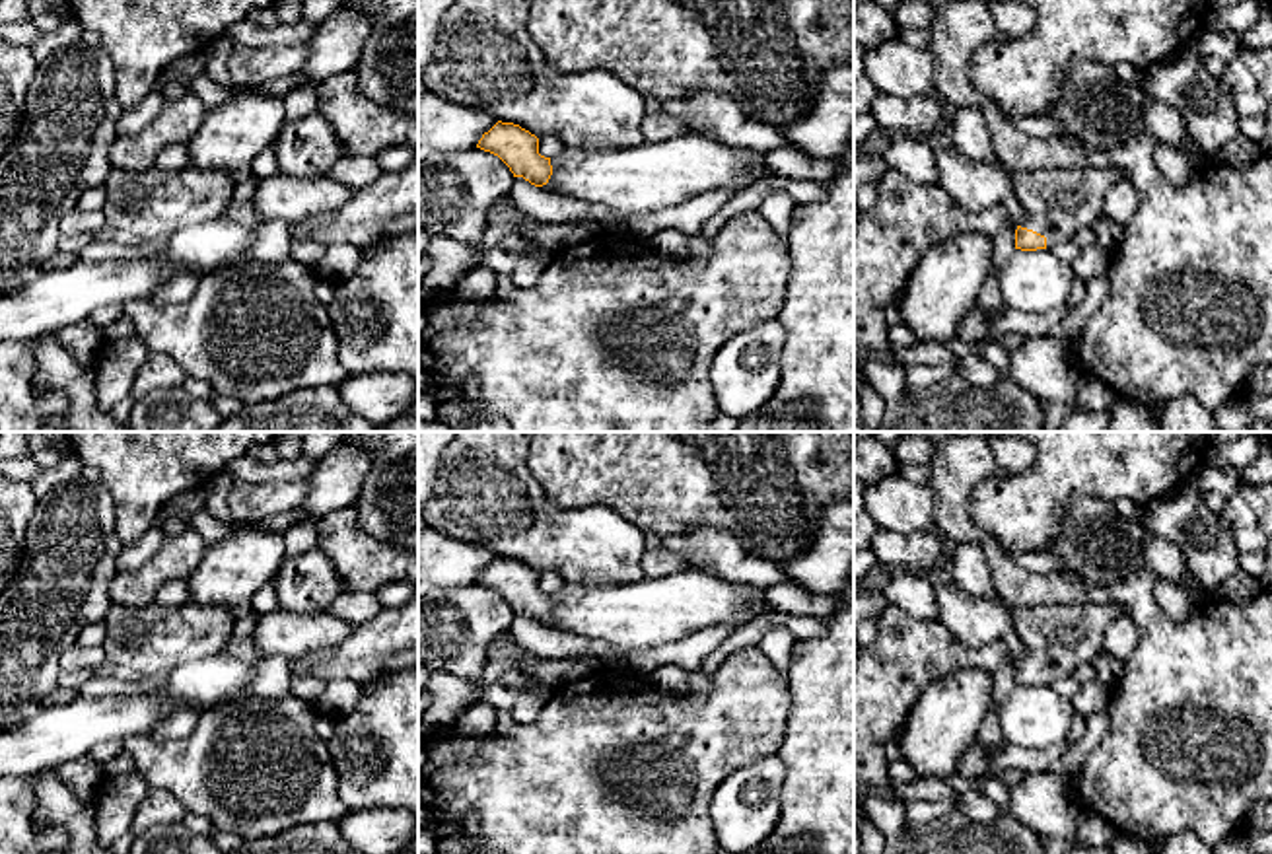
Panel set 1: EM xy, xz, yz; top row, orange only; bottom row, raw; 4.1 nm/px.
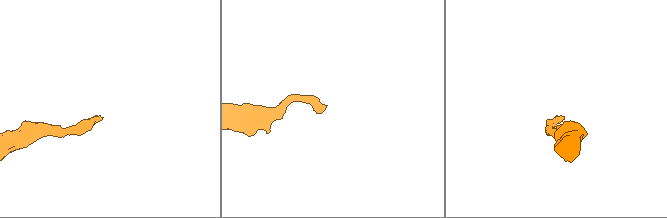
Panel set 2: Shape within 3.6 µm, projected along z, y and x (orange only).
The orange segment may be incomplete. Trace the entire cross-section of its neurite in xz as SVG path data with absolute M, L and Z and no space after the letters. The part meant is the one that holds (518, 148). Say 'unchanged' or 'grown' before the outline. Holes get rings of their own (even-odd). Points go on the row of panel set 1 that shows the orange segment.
unchanged; M498 121L477 148L498 156L513 177L523 177L535 187L547 185L552 175L550 158L539 154L539 138L519 125Z

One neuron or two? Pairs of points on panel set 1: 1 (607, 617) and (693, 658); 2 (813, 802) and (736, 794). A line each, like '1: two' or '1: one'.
1: two
2: two

